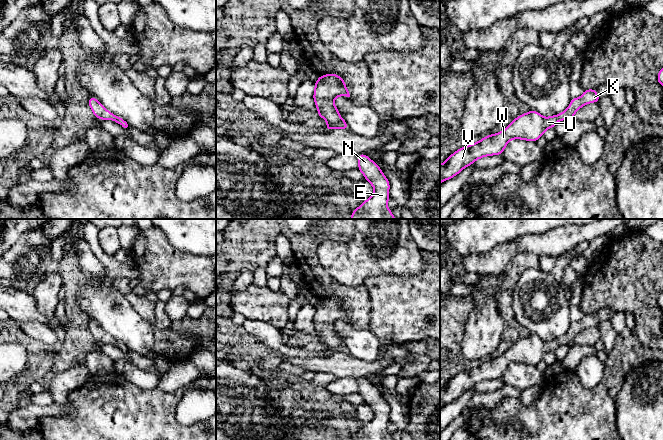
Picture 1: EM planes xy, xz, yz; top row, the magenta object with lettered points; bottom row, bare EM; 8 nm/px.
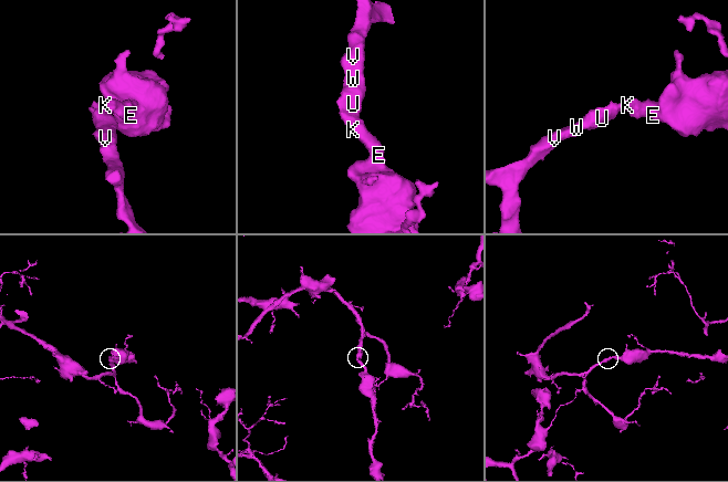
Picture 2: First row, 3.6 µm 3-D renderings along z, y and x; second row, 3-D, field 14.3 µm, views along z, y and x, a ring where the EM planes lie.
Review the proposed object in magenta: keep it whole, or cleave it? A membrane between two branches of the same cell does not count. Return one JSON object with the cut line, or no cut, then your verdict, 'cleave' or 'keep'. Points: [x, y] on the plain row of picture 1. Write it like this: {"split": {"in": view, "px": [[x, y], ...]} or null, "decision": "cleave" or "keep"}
{"split": null, "decision": "keep"}

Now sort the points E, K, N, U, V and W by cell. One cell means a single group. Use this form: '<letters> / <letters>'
E K N U V W

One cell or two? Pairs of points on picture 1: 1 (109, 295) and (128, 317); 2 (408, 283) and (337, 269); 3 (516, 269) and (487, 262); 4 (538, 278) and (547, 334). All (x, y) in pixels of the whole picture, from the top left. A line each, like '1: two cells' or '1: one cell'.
1: one cell
2: two cells
3: two cells
4: one cell

